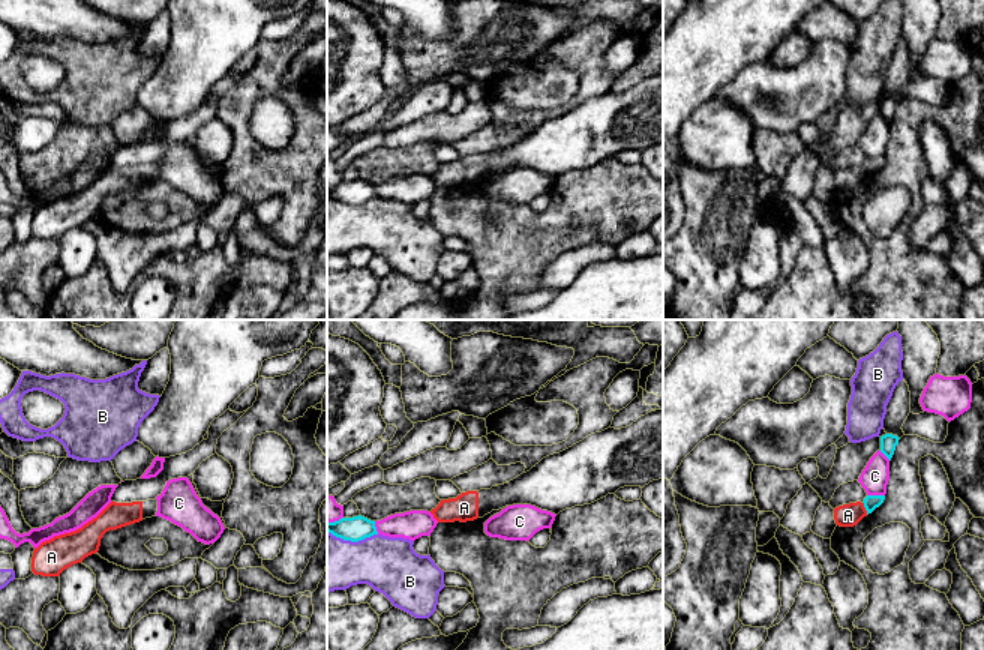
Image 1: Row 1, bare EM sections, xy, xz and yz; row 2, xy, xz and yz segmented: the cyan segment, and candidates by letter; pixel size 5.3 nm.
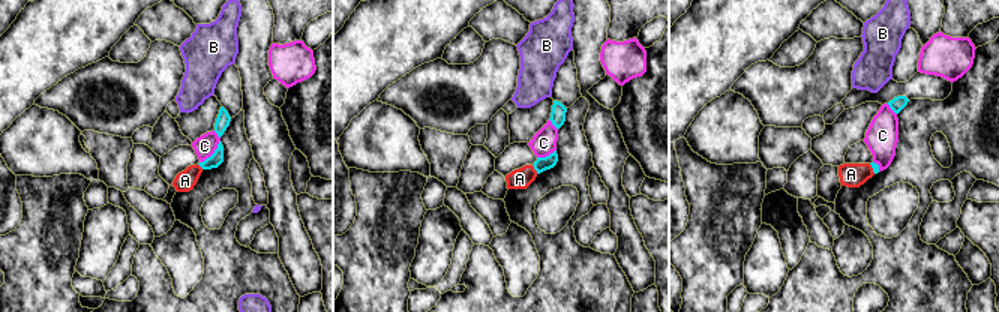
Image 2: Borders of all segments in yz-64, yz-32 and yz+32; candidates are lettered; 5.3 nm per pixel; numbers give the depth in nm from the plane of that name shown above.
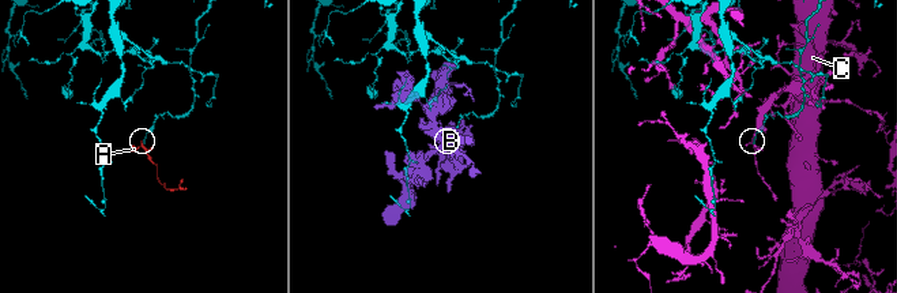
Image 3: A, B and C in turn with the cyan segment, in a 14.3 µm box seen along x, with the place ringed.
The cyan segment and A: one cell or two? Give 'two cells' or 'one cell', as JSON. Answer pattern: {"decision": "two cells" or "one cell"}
{"decision": "two cells"}

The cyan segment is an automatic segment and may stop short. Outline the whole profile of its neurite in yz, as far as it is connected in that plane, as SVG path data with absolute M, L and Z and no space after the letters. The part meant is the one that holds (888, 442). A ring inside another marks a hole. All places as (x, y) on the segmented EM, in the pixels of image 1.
M885 434L880 437L880 452L891 461L896 446L898 444L898 437L892 434Z

